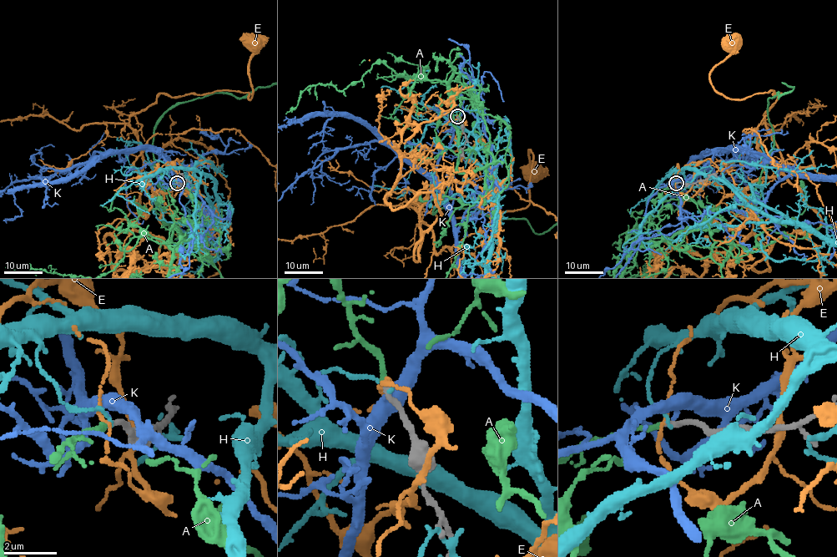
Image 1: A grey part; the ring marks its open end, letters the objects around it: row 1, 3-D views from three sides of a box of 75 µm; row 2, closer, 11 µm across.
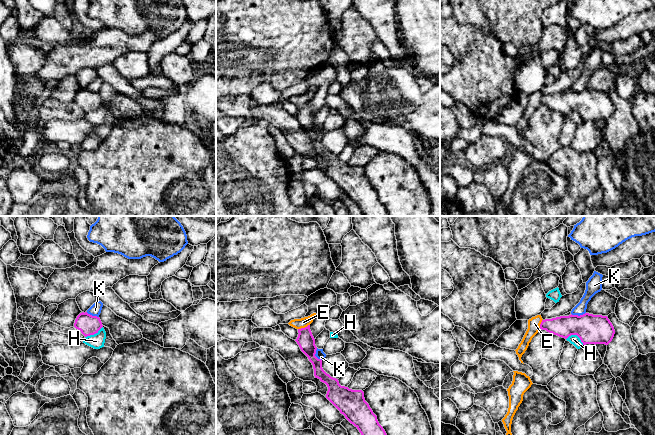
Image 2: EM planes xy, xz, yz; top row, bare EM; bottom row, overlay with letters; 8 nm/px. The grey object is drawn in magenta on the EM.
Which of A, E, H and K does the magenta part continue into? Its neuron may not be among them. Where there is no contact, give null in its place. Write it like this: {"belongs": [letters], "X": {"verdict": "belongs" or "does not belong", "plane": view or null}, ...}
{"belongs": ["A"], "A": {"verdict": "belongs", "plane": null}, "E": {"verdict": "does not belong", "plane": "xz"}, "H": {"verdict": "does not belong", "plane": "yz"}, "K": {"verdict": "does not belong", "plane": "yz"}}

